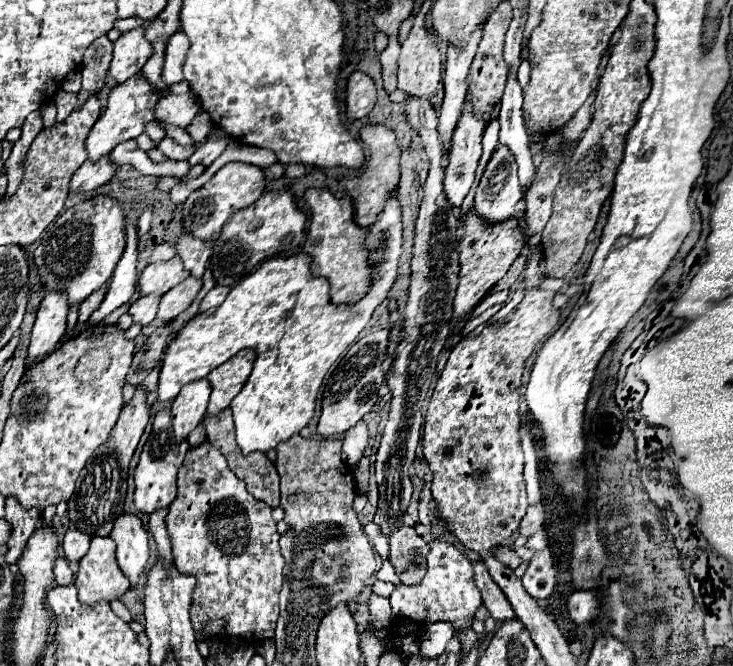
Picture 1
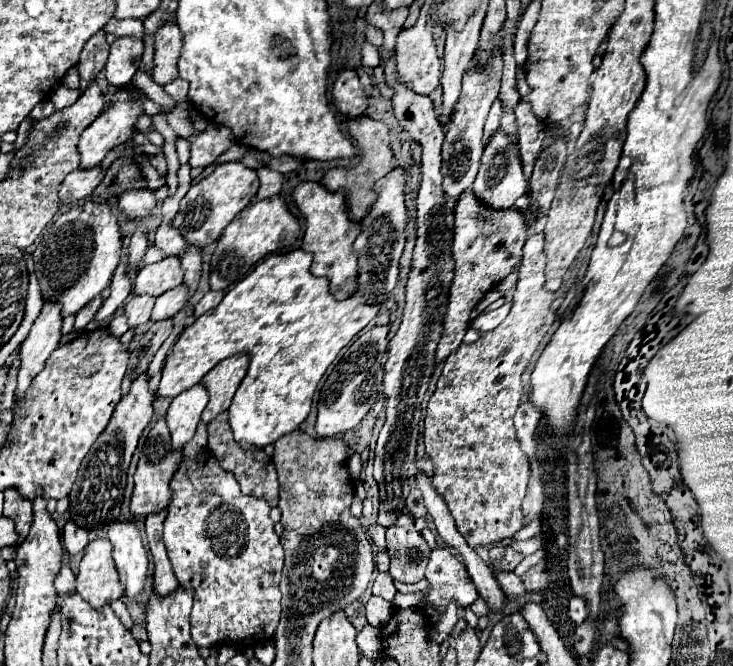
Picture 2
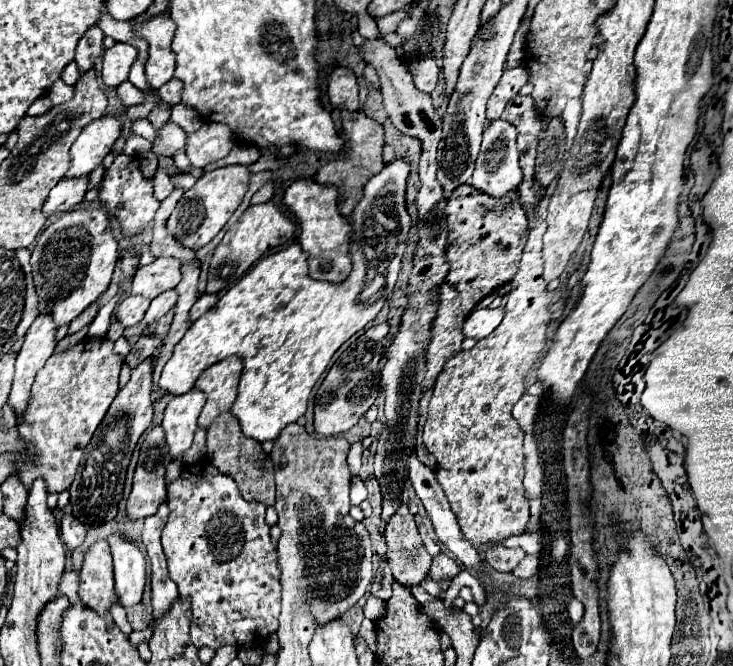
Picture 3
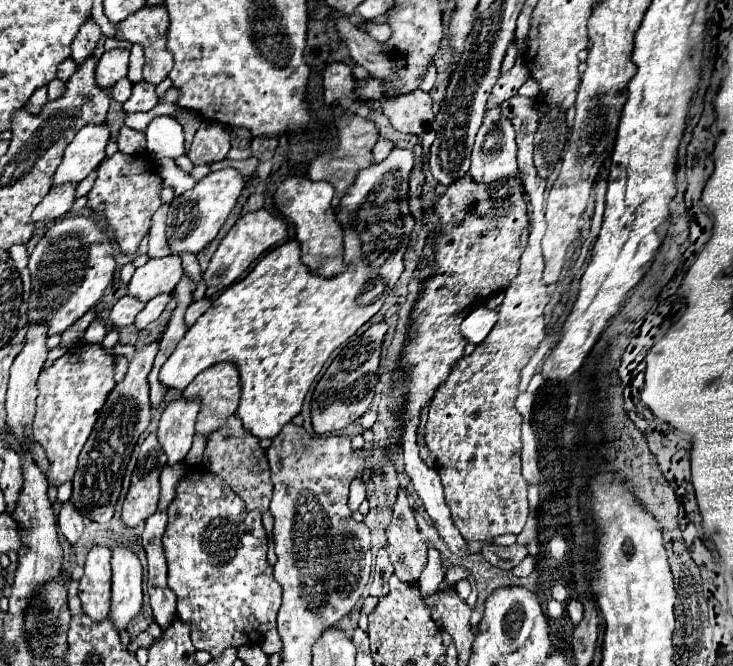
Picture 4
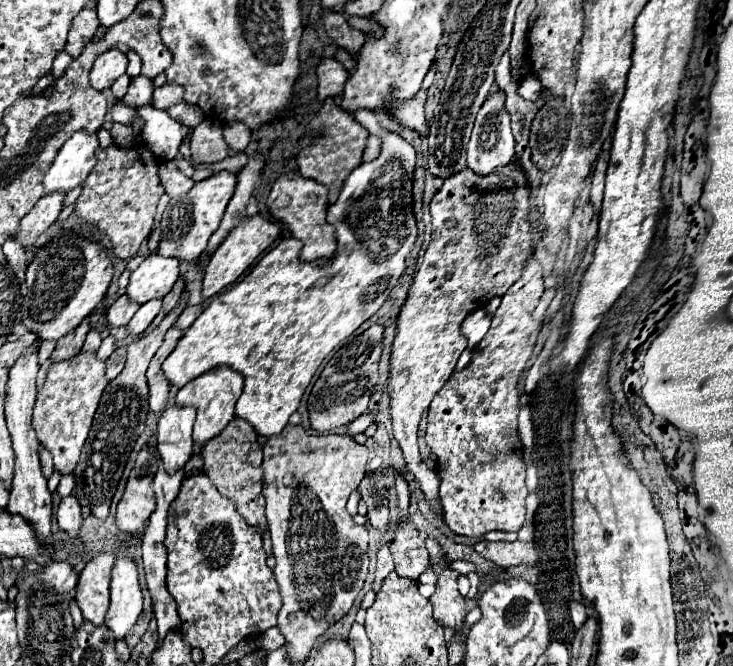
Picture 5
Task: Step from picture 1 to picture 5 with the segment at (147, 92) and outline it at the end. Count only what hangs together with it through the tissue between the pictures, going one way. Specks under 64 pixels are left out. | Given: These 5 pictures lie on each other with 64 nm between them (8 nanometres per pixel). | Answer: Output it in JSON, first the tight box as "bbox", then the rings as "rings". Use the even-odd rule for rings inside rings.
{"bbox":[42,132,98,196],"rings":[[[76,132],[56,154],[56,160],[48,166],[48,172],[44,174],[42,186],[44,196],[52,192],[70,192],[78,184],[86,180],[90,170],[96,164],[94,150],[98,148],[98,138],[94,134]]]}

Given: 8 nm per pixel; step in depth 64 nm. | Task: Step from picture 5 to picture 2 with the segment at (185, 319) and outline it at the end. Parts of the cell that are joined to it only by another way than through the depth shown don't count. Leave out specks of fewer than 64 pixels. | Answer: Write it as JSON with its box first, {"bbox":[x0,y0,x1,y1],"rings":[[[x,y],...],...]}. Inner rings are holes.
{"bbox":[194,292,224,318],"rings":[[[208,292],[208,294],[204,294],[204,298],[196,304],[196,308],[194,308],[194,318],[198,318],[198,316],[202,316],[204,312],[208,312],[208,310],[212,310],[220,300],[222,300],[222,296],[224,296],[224,292]]]}

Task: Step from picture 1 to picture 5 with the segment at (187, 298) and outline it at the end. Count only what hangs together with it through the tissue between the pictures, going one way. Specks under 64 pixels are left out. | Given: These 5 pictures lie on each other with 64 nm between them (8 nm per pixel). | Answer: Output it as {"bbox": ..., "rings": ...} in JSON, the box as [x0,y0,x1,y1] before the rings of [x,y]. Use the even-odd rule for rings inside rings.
{"bbox":[126,300,162,336],"rings":[[[148,300],[146,304],[140,306],[140,310],[134,314],[134,318],[126,324],[126,330],[128,334],[134,334],[134,336],[140,336],[154,320],[154,316],[158,314],[160,310],[160,304],[162,300]]]}

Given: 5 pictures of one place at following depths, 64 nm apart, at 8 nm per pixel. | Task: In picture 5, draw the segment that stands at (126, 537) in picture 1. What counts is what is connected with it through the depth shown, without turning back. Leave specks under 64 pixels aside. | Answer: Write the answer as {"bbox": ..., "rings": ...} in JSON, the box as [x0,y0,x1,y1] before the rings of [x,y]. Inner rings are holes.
{"bbox":[104,556,142,640],"rings":[[[120,556],[112,568],[110,584],[110,608],[104,626],[114,634],[116,640],[124,640],[136,624],[142,612],[142,592],[138,584],[138,572],[132,558]]]}

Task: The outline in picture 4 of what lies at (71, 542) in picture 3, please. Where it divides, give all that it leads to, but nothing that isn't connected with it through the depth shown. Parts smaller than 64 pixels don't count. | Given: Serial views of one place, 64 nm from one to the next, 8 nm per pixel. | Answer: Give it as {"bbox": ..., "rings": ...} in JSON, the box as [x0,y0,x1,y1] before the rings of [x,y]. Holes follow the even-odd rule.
{"bbox":[58,502,84,544],"rings":[[[72,502],[62,504],[62,510],[58,514],[58,528],[70,544],[76,544],[76,540],[80,538],[84,524],[82,524],[80,512],[76,512],[76,506]]]}

